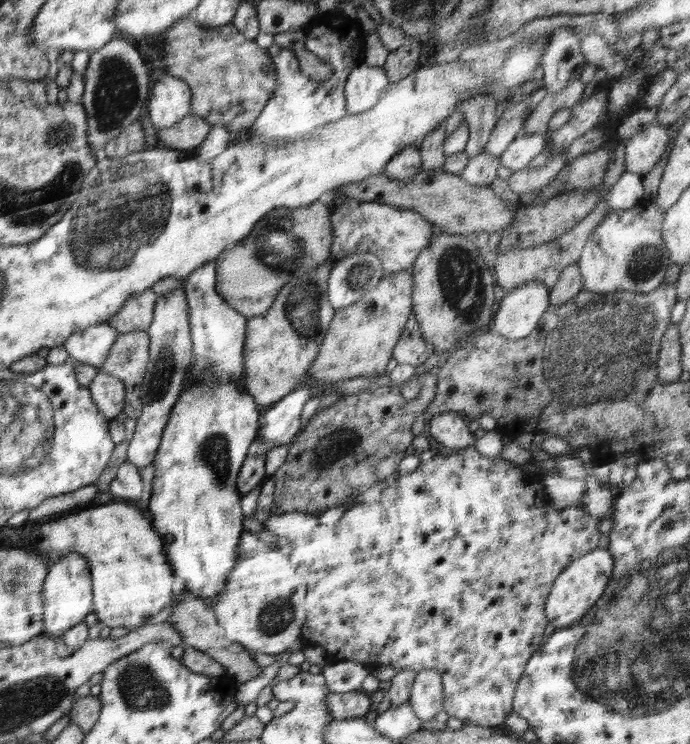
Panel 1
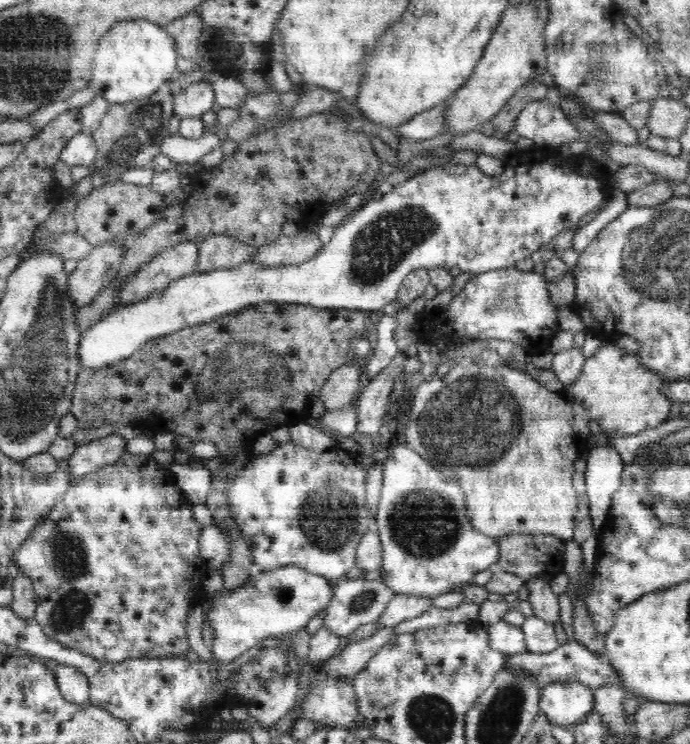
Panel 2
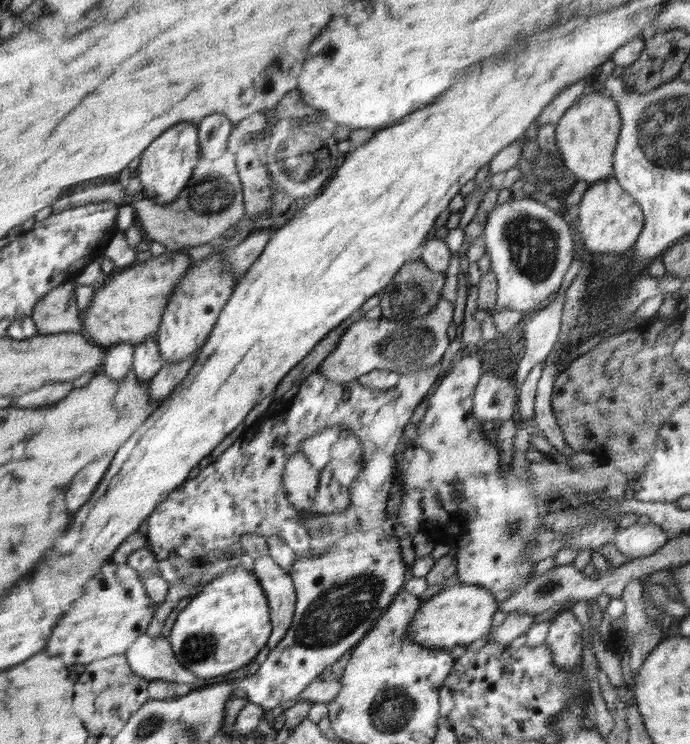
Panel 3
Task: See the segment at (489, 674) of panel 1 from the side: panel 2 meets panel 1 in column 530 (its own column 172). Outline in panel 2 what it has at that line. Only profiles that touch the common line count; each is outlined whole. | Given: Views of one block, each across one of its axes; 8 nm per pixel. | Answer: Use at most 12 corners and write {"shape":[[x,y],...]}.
{"shape":[[125,453],[11,559],[50,639],[184,657],[204,525]]}

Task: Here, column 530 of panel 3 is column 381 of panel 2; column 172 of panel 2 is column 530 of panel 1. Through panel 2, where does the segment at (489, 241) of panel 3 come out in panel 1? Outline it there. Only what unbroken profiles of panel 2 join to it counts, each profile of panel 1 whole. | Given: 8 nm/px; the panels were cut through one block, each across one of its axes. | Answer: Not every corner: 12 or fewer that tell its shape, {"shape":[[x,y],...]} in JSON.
{"shape":[[540,281],[505,293],[488,330],[523,339],[549,302]]}

